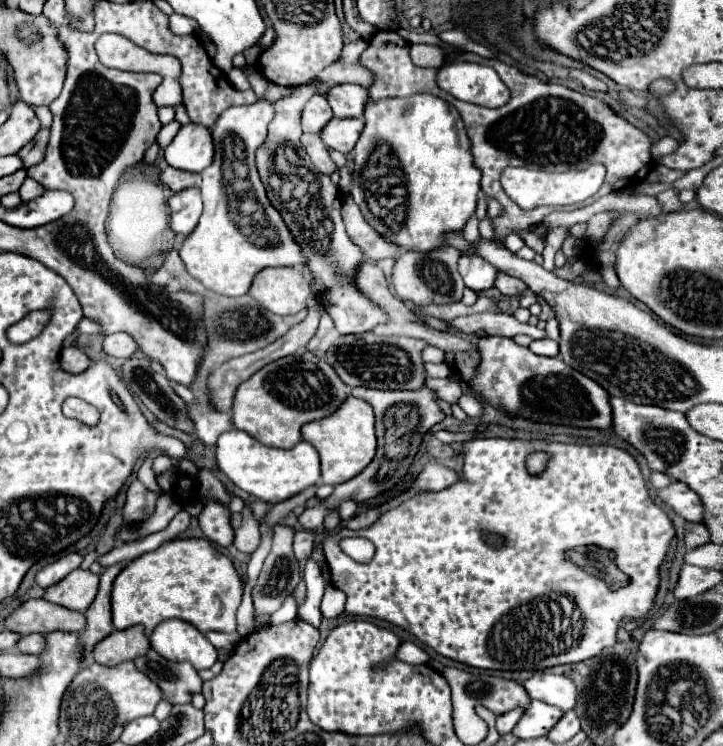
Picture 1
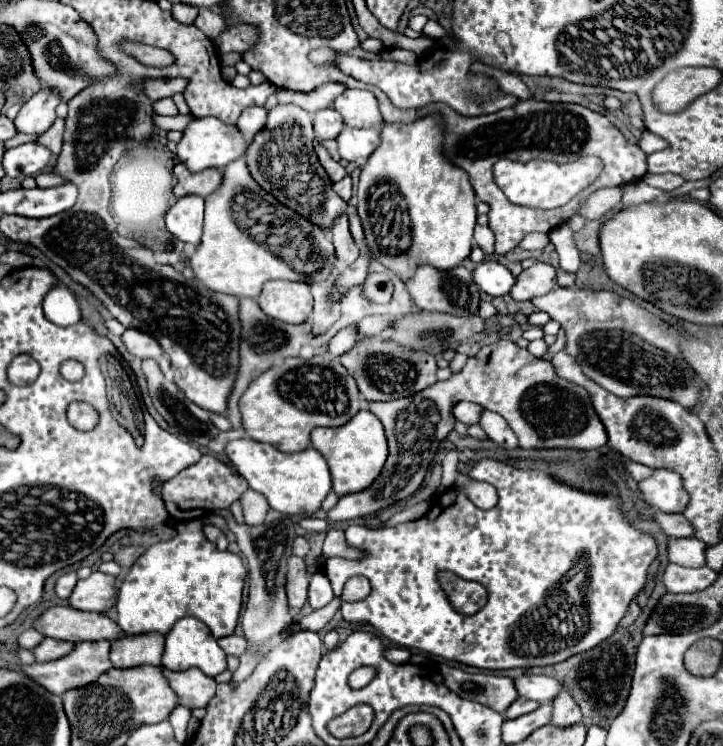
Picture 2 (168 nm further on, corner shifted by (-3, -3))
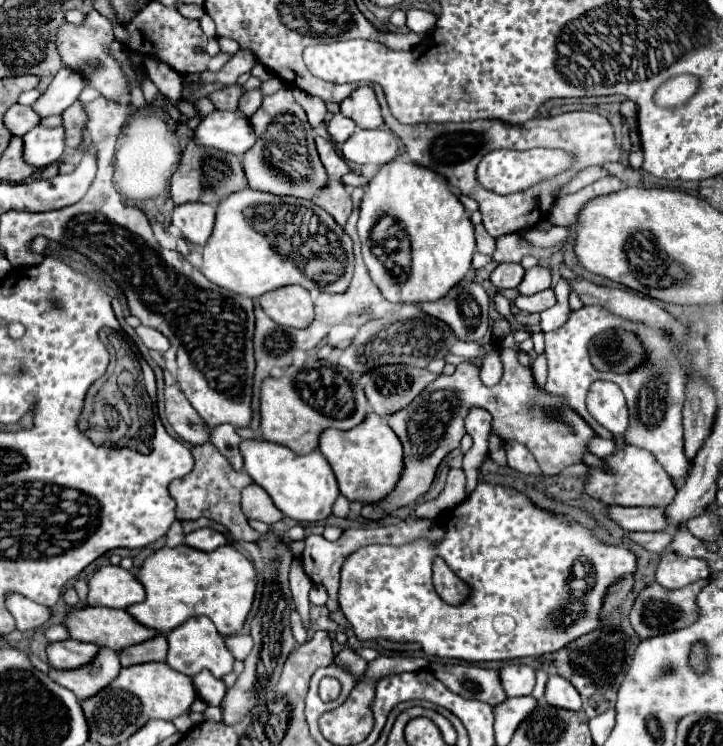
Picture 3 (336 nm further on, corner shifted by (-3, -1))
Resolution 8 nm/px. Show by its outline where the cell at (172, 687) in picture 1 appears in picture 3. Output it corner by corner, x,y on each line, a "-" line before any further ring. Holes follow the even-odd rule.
201,670
199,674
191,676
191,682
197,690
197,696
207,704
207,706
219,706
227,688
223,684
223,680
215,678
209,670

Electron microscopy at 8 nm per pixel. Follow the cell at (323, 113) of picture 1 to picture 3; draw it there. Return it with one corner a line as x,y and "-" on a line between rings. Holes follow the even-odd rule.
337,112
331,120
329,120
329,124
327,124
327,132
331,134
331,138
335,140
335,142
345,142
351,134
353,134
353,130
355,130
355,122
351,120
351,118
347,118
347,116
343,116
341,112

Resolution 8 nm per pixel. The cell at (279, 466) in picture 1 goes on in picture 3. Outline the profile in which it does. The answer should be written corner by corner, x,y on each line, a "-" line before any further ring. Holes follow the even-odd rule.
243,440
239,448
243,456
243,470
271,496
283,516
297,522
315,522
331,514
331,506
339,496
339,488
329,462
319,450
299,456
289,448
267,440

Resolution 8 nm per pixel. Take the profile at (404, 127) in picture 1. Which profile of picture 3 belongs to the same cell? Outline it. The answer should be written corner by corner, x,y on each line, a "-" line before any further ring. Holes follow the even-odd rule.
405,156
383,164
369,180
357,222
363,260
391,302
437,300
471,268
475,236
471,218
447,178

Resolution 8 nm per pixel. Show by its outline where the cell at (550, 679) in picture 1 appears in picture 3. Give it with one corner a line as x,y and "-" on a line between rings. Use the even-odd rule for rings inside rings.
507,664
499,670
499,676
509,696
529,696
535,686
535,670
525,664

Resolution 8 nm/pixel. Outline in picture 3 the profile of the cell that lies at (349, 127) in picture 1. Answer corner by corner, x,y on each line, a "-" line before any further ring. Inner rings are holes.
357,128
343,144
343,156
357,164
383,166
399,154
399,140
389,130
363,130

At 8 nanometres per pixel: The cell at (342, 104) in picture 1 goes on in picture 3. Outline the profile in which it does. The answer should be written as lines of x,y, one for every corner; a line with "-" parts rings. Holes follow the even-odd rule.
371,86
357,88
351,96
341,102
341,112
351,118
359,128
381,128
381,108

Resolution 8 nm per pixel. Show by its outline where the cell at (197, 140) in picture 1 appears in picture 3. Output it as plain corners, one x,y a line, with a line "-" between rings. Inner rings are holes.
215,110
205,116
193,132
193,142
199,148
215,148
235,156
245,154
255,144
251,124
243,114

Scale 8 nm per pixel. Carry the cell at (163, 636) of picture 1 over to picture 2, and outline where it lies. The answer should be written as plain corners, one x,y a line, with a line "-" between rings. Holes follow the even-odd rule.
187,616
181,618
171,632
165,636
165,654
163,654
163,666
167,670
179,672
179,670
187,670
191,666
201,668
207,676
217,676
223,670
227,670
227,654
219,648
217,640
211,636
211,630
197,618

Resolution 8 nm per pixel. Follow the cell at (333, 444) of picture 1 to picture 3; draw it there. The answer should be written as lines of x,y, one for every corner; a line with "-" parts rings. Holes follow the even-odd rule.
373,412
367,414
367,418
353,430
323,430
319,438
319,450
331,464
341,494
363,504
371,504
387,496
399,480
399,470
403,466
403,448
399,438
387,426
387,422

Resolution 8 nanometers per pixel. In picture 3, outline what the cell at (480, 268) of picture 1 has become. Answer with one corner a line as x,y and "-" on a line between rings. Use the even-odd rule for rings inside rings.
499,264
491,272
491,284
497,290
507,290
507,288
517,288
519,282
523,280
523,266
521,264

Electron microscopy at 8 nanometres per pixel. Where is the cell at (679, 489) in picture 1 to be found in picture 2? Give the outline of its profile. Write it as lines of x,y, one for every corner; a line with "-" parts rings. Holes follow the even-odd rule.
653,470
649,478
639,482
639,490
645,502
661,512
683,512
689,502
679,474
671,470

